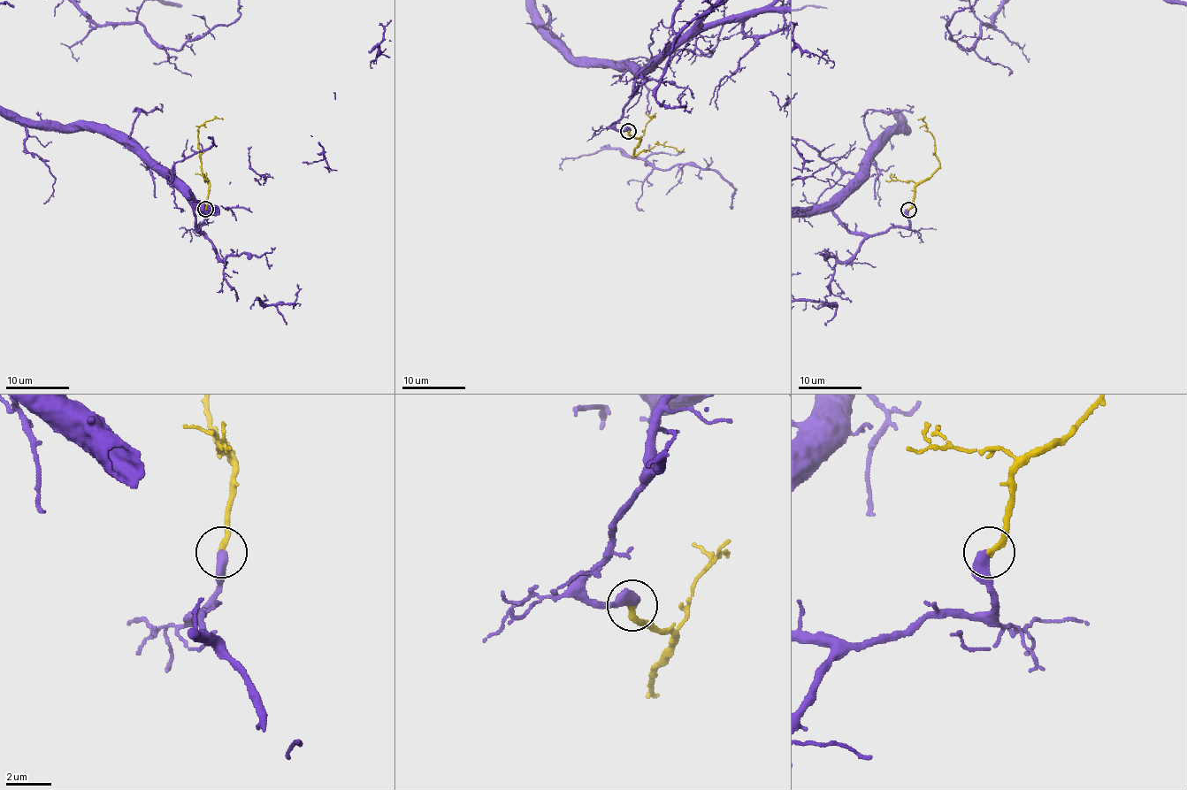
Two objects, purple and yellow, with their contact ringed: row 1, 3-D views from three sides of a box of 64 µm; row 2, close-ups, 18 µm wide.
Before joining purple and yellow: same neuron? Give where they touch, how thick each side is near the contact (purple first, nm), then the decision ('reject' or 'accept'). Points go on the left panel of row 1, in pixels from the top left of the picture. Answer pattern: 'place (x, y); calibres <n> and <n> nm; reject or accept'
place (205, 209); calibres 480 and 280 nm; accept

